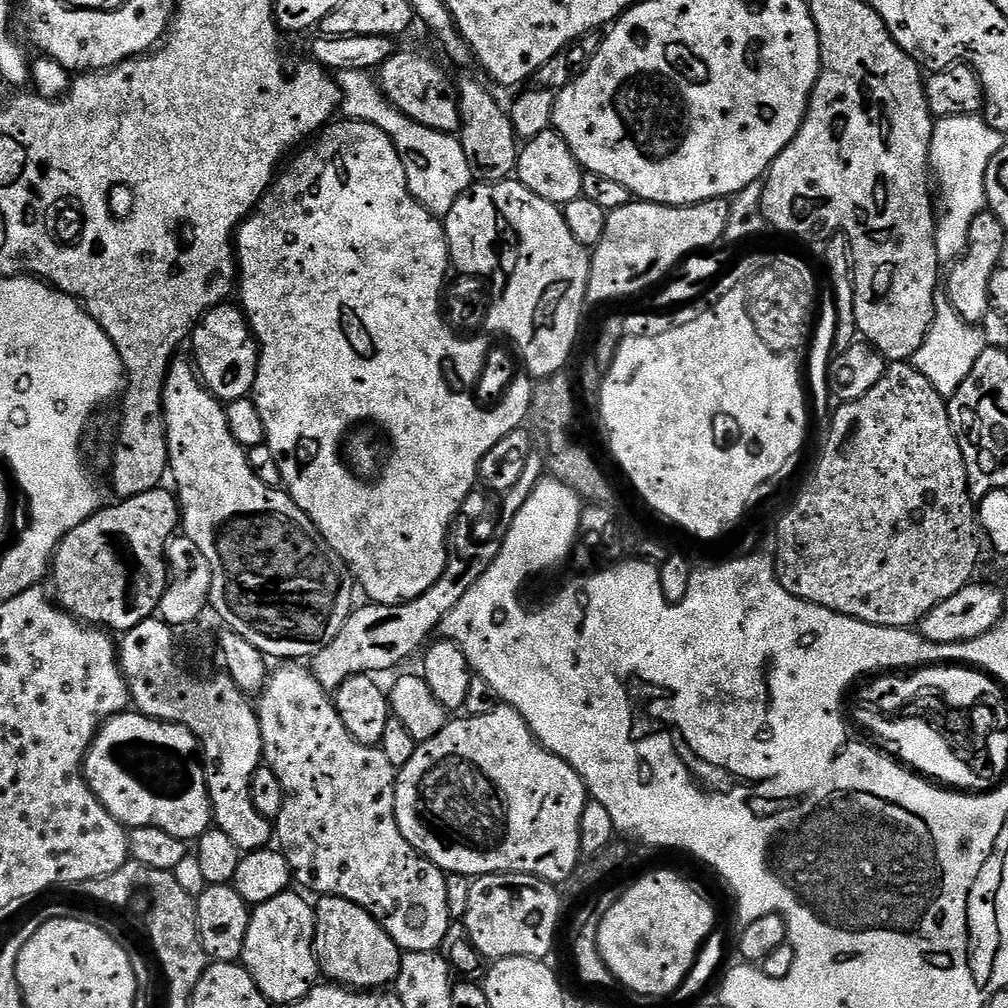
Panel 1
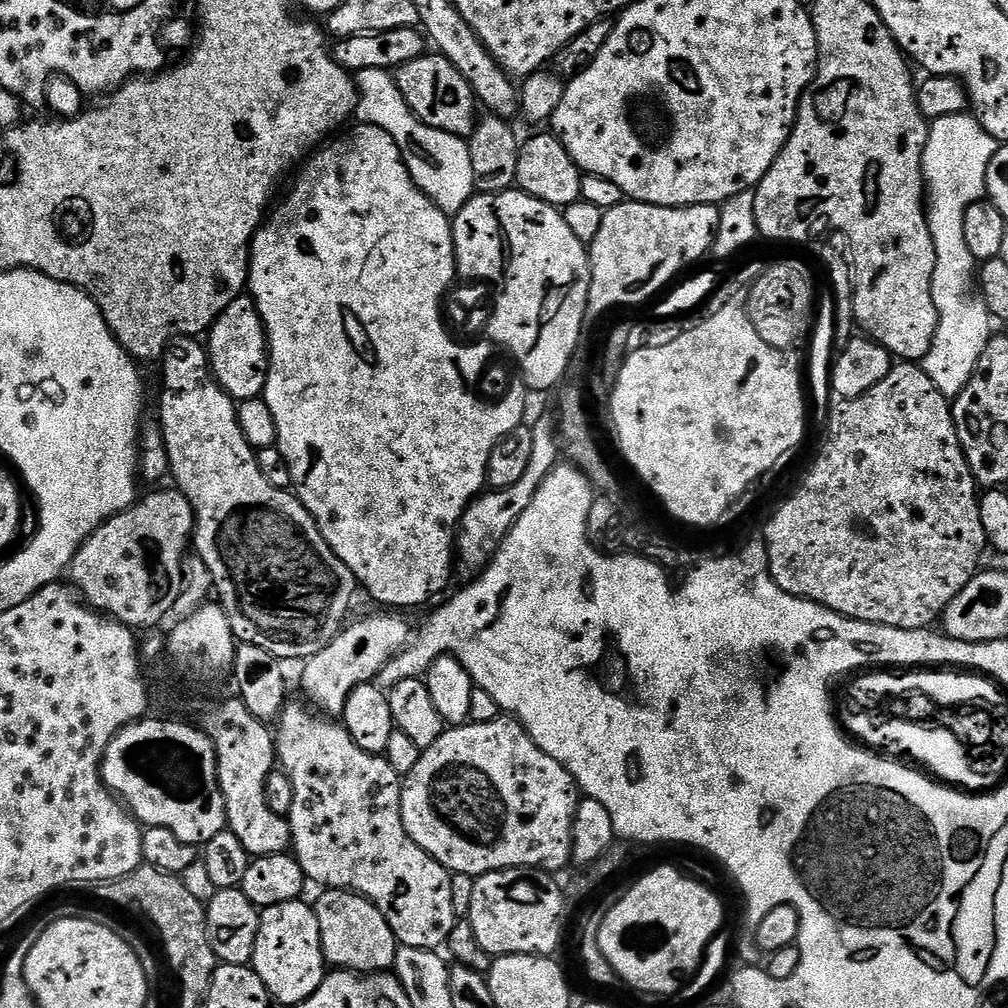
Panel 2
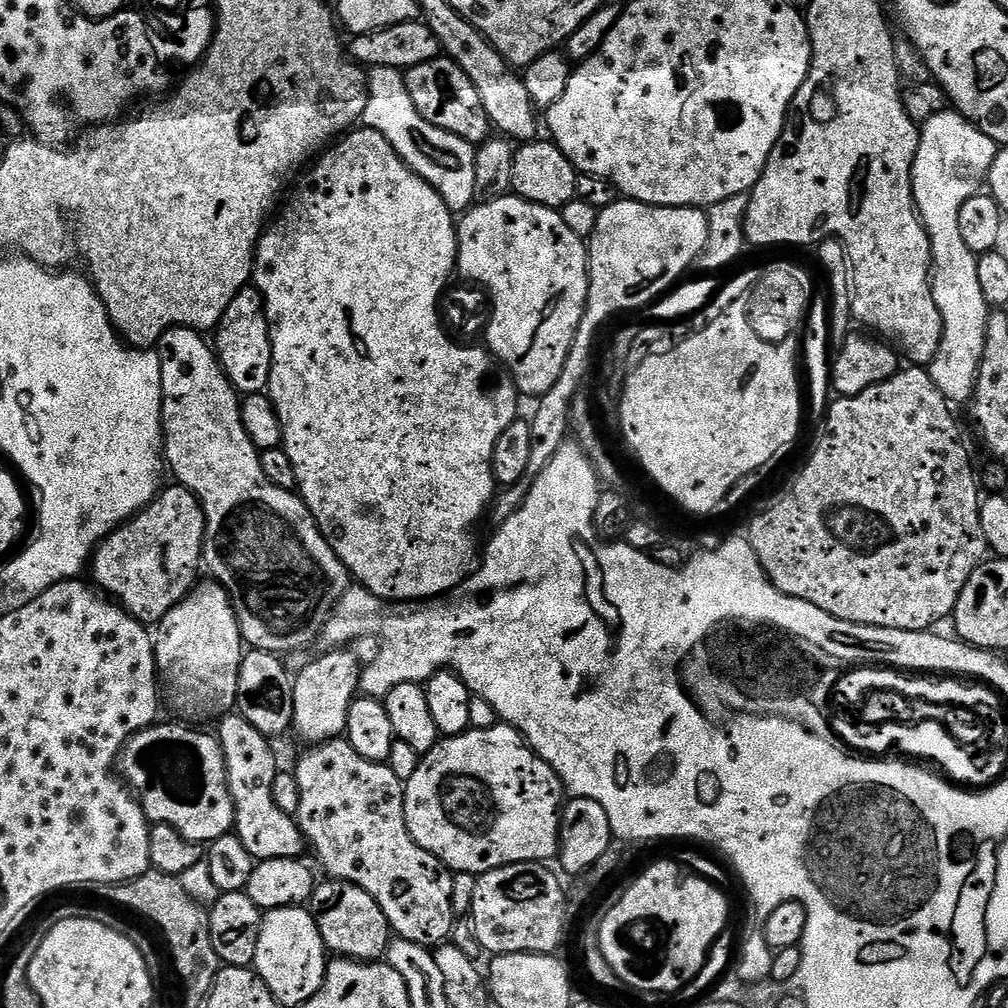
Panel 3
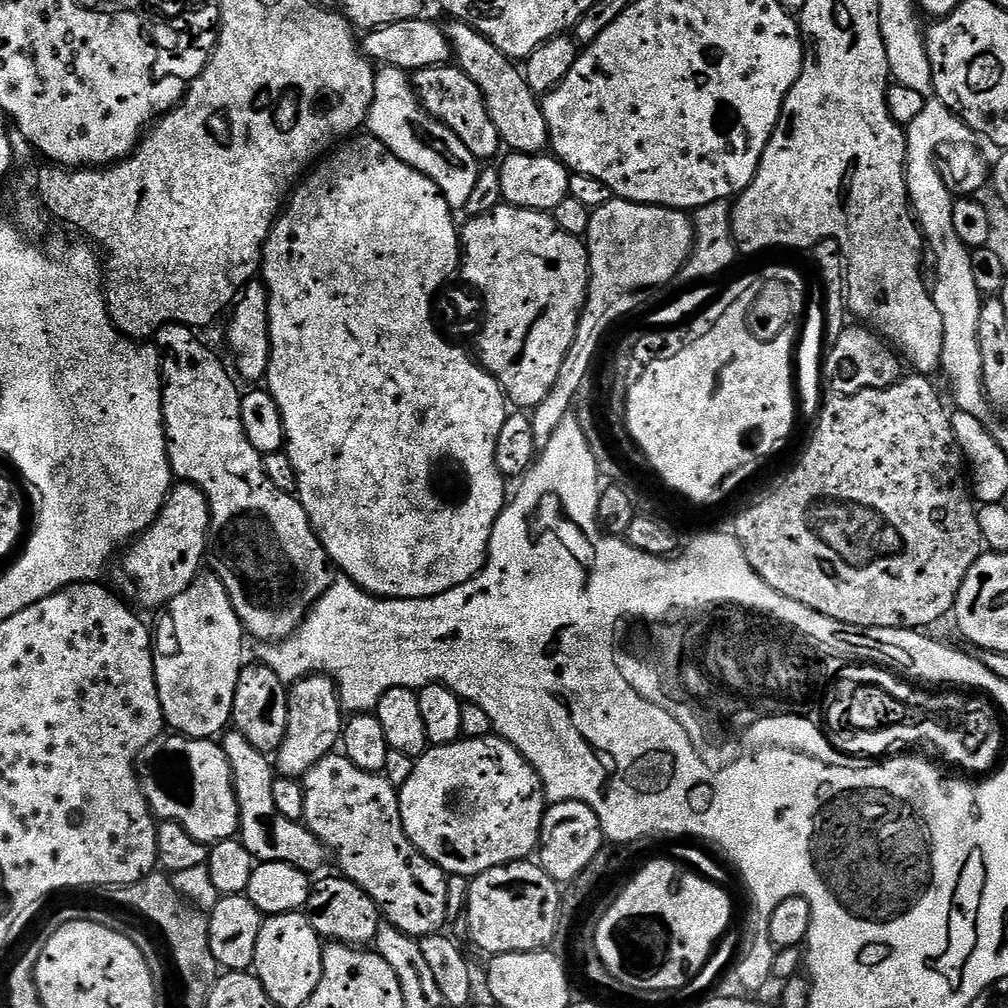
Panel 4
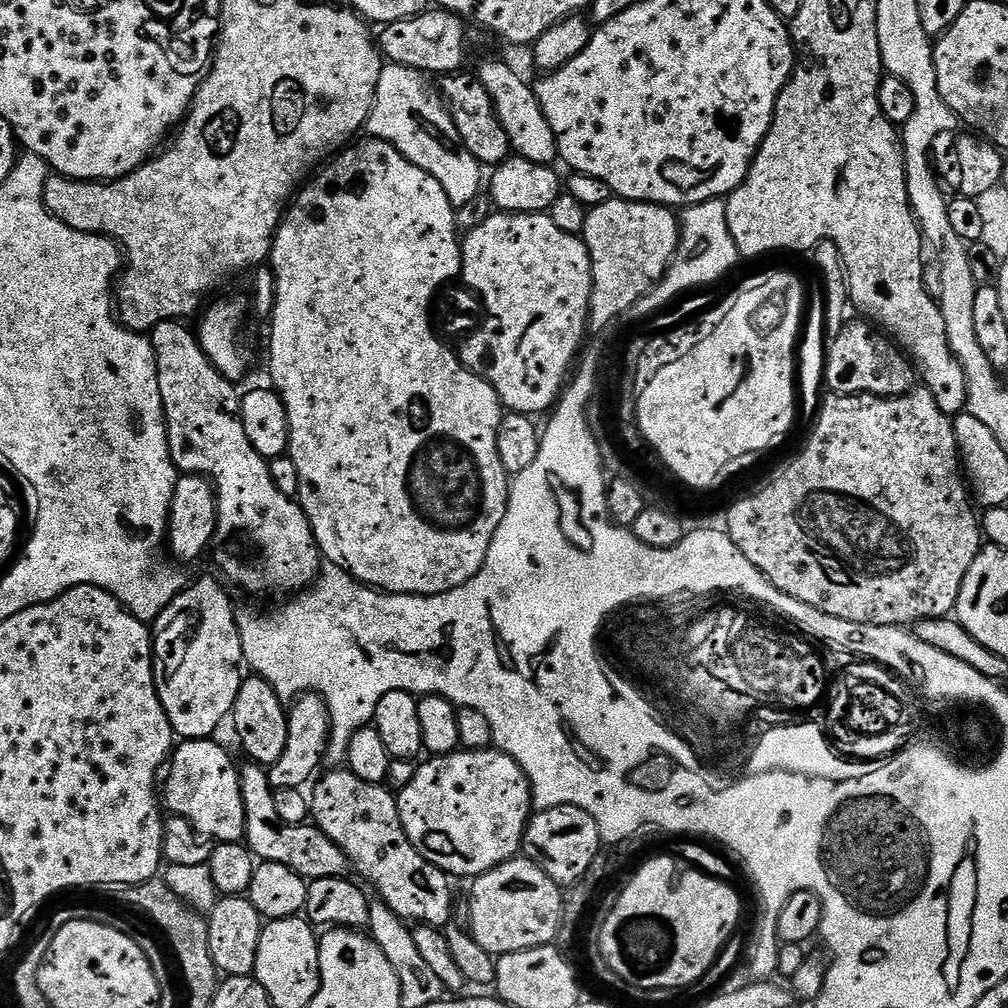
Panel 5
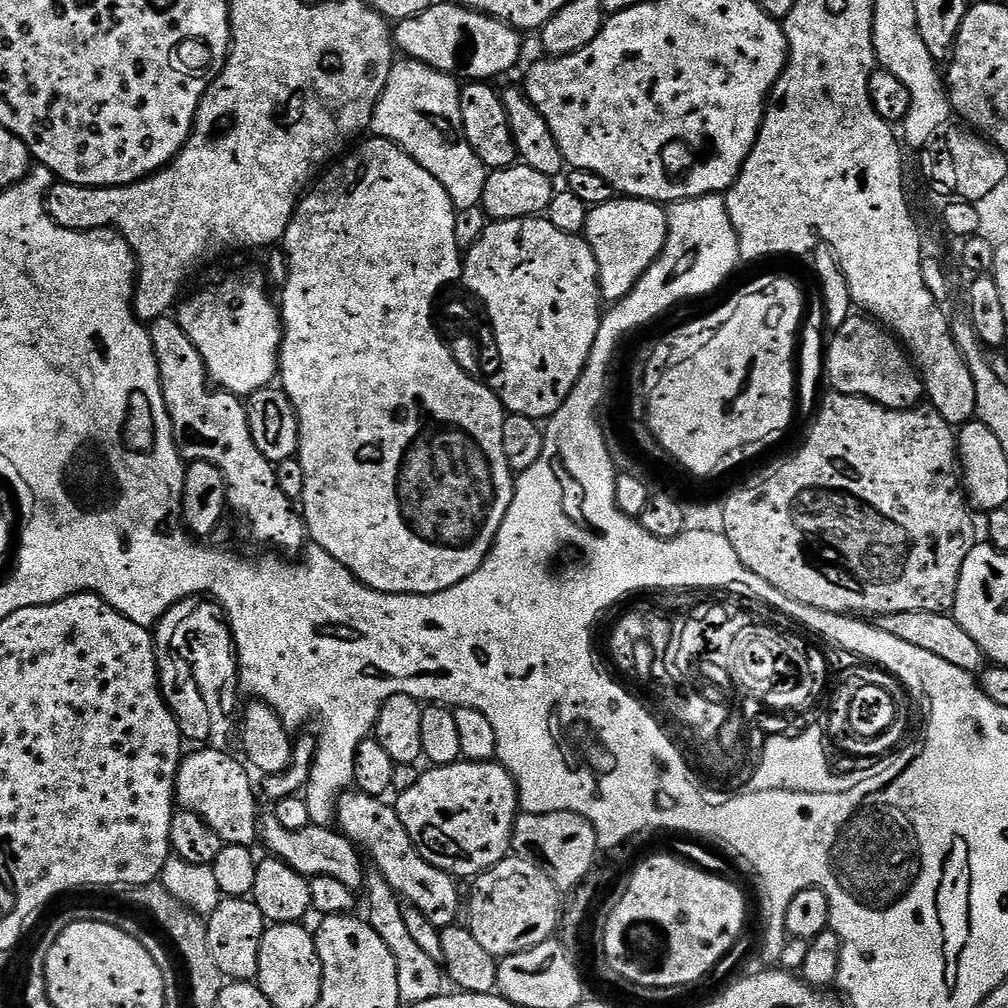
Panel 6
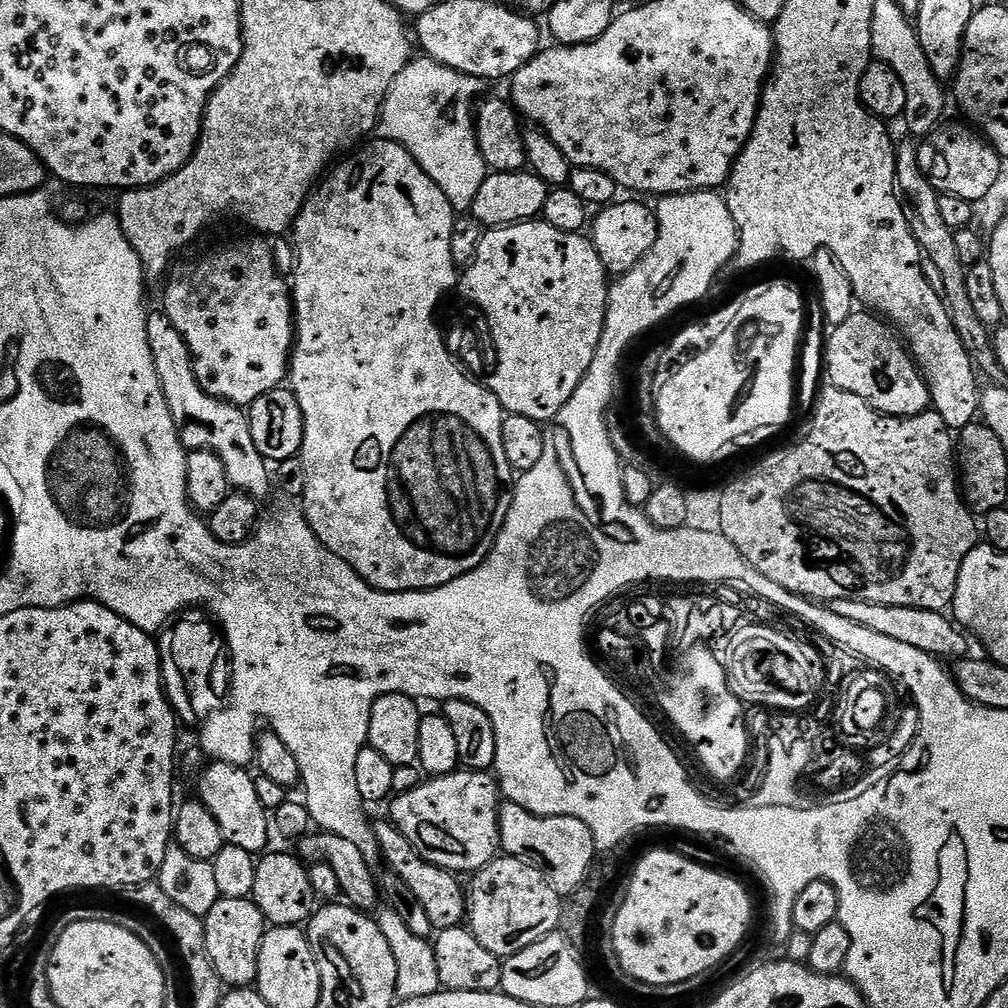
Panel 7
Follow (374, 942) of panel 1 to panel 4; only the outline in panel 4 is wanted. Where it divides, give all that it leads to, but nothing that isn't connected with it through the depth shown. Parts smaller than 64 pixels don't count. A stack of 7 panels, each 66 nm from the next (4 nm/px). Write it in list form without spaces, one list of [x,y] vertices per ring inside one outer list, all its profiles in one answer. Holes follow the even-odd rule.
[[[343,875],[328,876],[325,880],[316,880],[312,892],[308,896],[306,915],[310,926],[325,941],[346,944],[349,946],[368,946],[375,941],[378,930],[382,926],[382,913],[376,903],[362,891],[352,880],[345,880]]]

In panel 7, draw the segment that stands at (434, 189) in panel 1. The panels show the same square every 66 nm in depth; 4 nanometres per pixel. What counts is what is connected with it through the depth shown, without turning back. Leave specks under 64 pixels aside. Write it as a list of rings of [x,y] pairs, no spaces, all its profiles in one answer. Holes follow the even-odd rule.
[[[421,55],[414,58],[406,66],[406,70],[398,74],[398,78],[394,78],[380,111],[379,139],[401,144],[418,162],[418,166],[422,166],[425,174],[436,183],[438,190],[446,194],[452,211],[457,214],[467,213],[471,209],[474,198],[478,198],[478,190],[482,190],[482,182],[490,174],[476,141],[474,109],[481,95],[480,88],[482,81],[478,78],[447,68],[437,60]]]

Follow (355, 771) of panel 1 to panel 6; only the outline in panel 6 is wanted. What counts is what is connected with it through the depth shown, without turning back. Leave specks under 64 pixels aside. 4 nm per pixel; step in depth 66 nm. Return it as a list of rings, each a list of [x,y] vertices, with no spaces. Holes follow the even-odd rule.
[[[349,790],[341,794],[334,809],[334,824],[344,833],[347,840],[359,846],[365,853],[372,855],[371,863],[390,882],[401,901],[407,902],[411,907],[422,910],[436,928],[447,928],[457,923],[462,912],[460,892],[456,889],[457,881],[447,872],[438,870],[414,846],[410,834],[406,834],[406,826],[398,818],[395,807],[385,802],[381,797],[371,796],[359,790]]]

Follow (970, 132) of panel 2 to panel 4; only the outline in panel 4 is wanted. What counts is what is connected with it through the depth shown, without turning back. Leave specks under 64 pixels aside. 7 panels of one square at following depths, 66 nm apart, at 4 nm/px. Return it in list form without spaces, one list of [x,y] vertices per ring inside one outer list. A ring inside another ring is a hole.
[[[935,98],[929,99],[925,103],[922,114],[914,118],[912,124],[907,125],[906,135],[908,138],[908,194],[910,197],[910,207],[914,213],[914,219],[922,233],[923,243],[935,251],[938,257],[938,286],[932,293],[934,306],[938,306],[938,314],[942,314],[942,358],[940,364],[943,375],[948,375],[948,380],[952,383],[952,400],[957,409],[972,414],[980,421],[988,422],[994,413],[994,408],[984,395],[984,379],[982,378],[982,346],[978,346],[978,316],[982,303],[982,293],[974,283],[974,266],[972,265],[972,252],[958,238],[954,231],[954,195],[944,181],[941,172],[937,152],[943,143],[948,141],[967,141],[970,136],[970,129],[959,115],[951,112],[946,105]]]

